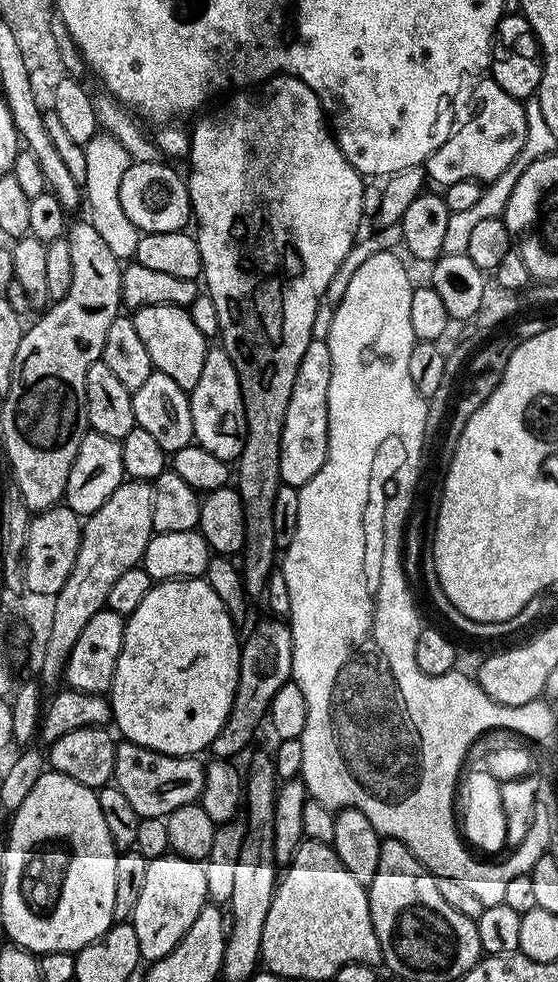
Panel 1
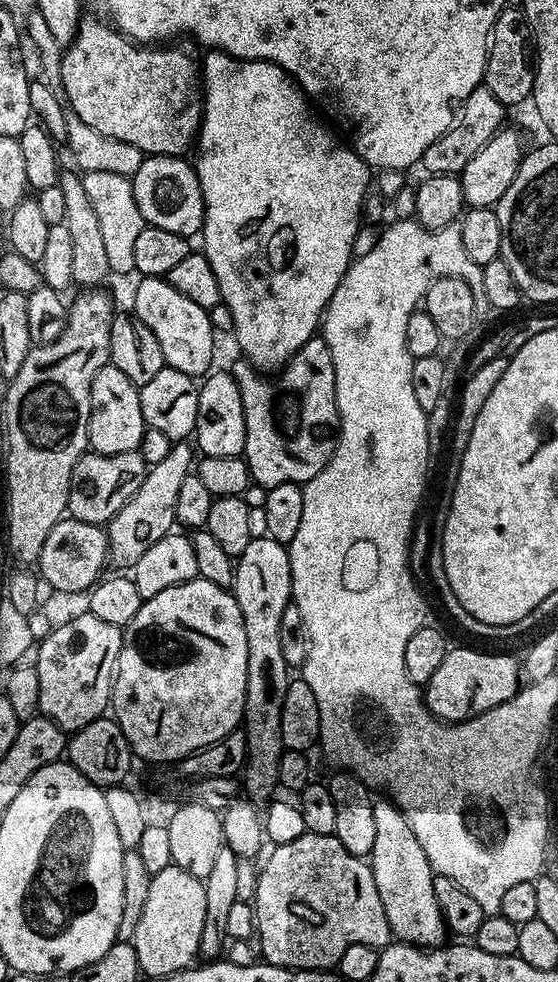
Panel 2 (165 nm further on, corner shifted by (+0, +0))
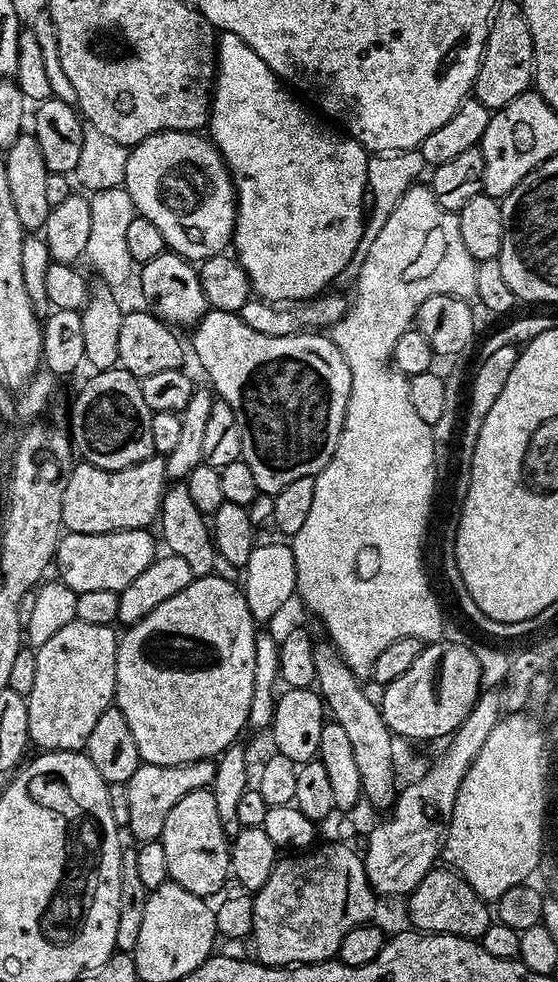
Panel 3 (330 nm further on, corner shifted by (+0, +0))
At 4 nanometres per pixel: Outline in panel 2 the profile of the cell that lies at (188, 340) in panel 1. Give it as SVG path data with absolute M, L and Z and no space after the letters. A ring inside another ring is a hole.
M140 276L137 281L131 311L136 319L150 329L150 334L158 338L165 365L174 370L182 370L182 374L193 378L203 377L213 367L212 355L216 352L218 339L208 317L208 309L198 306L194 298L186 298L186 294L174 290L174 286L170 286L165 277Z

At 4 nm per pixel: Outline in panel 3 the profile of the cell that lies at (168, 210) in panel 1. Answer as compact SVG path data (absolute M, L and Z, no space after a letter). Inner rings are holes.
M159 132L150 138L146 138L141 144L135 145L128 153L123 187L128 189L137 213L145 216L150 222L154 222L154 226L158 226L158 230L162 230L165 245L171 251L186 257L187 260L199 262L211 256L221 255L231 245L232 231L236 225L236 189L232 187L232 175L228 172L224 160L220 157L220 151L207 135L200 132Z

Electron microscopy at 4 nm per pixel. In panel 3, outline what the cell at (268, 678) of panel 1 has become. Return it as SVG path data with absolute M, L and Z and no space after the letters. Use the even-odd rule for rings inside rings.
M199 760L178 766L158 766L141 763L138 770L128 779L126 802L130 802L130 822L127 831L132 832L136 842L159 840L162 826L166 822L166 814L186 798L186 794L197 792L200 788L208 788L214 782L216 760Z

